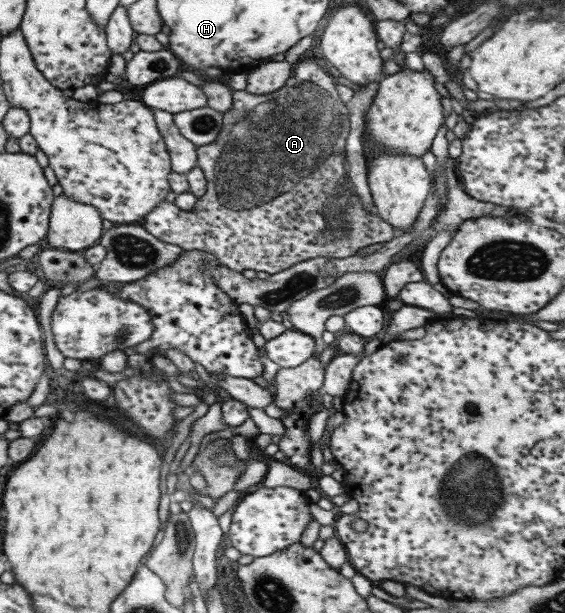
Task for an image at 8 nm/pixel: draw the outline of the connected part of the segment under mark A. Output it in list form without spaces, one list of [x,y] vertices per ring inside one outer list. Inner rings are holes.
[[[314,58],[304,59],[299,63],[294,63],[291,69],[291,76],[284,82],[284,85],[280,89],[276,88],[276,91],[264,94],[264,95],[252,95],[245,89],[242,91],[231,90],[232,107],[230,110],[221,115],[221,128],[214,141],[201,145],[195,148],[195,154],[197,155],[196,167],[199,167],[203,171],[203,176],[206,180],[205,192],[196,198],[193,208],[188,211],[177,208],[172,202],[162,200],[158,205],[155,205],[144,217],[142,218],[142,227],[153,235],[156,239],[163,241],[167,244],[178,246],[182,250],[202,250],[207,251],[214,255],[218,260],[218,263],[225,265],[228,269],[241,273],[244,269],[252,269],[252,271],[264,271],[268,275],[278,273],[284,269],[288,269],[291,265],[300,263],[306,259],[312,258],[336,258],[342,259],[348,256],[354,256],[355,253],[362,248],[374,245],[374,243],[386,243],[394,236],[393,227],[385,222],[375,211],[367,212],[367,209],[362,208],[360,198],[354,192],[353,185],[350,180],[347,180],[347,162],[344,159],[344,139],[348,135],[348,113],[343,101],[339,98],[339,93],[335,88],[336,81],[326,71],[323,71]],[[339,183],[345,187],[347,191],[346,195],[342,195],[342,198],[347,198],[347,202],[343,207],[343,212],[339,213],[339,216],[345,221],[343,227],[343,236],[341,238],[327,238],[324,232],[321,232],[324,225],[318,226],[312,222],[313,215],[317,213],[317,207],[319,203],[327,201],[327,199],[333,199],[335,193],[337,193],[337,187]],[[258,205],[258,213],[238,213],[234,209],[250,209]]]

